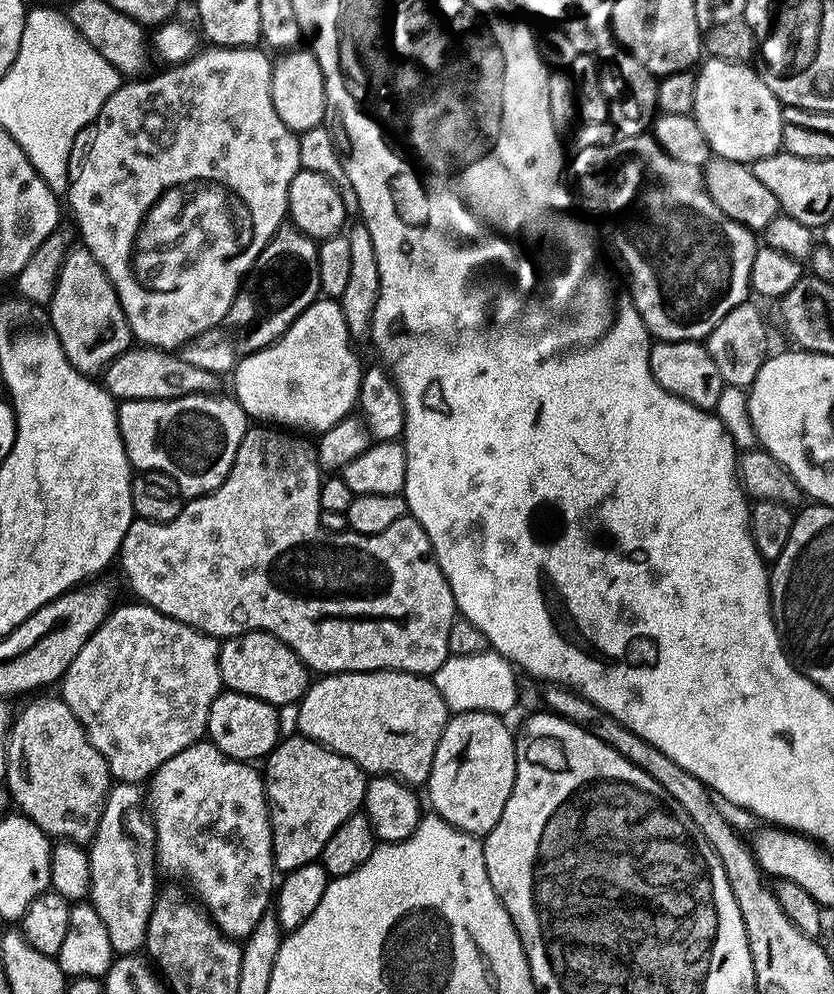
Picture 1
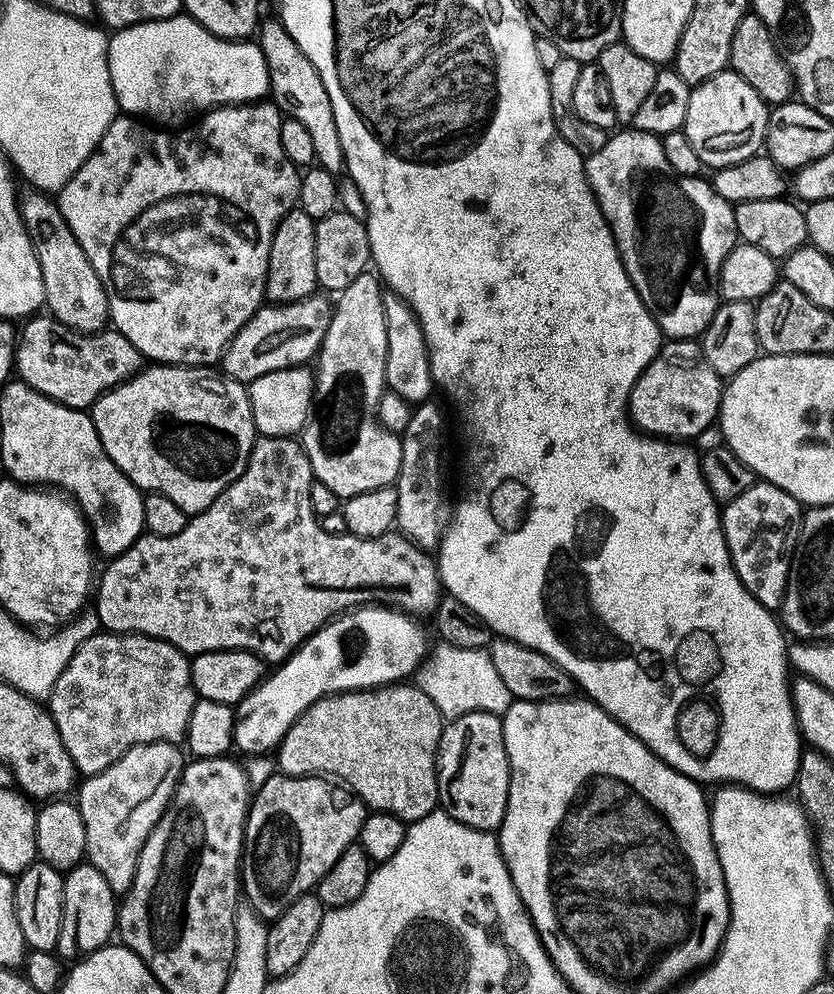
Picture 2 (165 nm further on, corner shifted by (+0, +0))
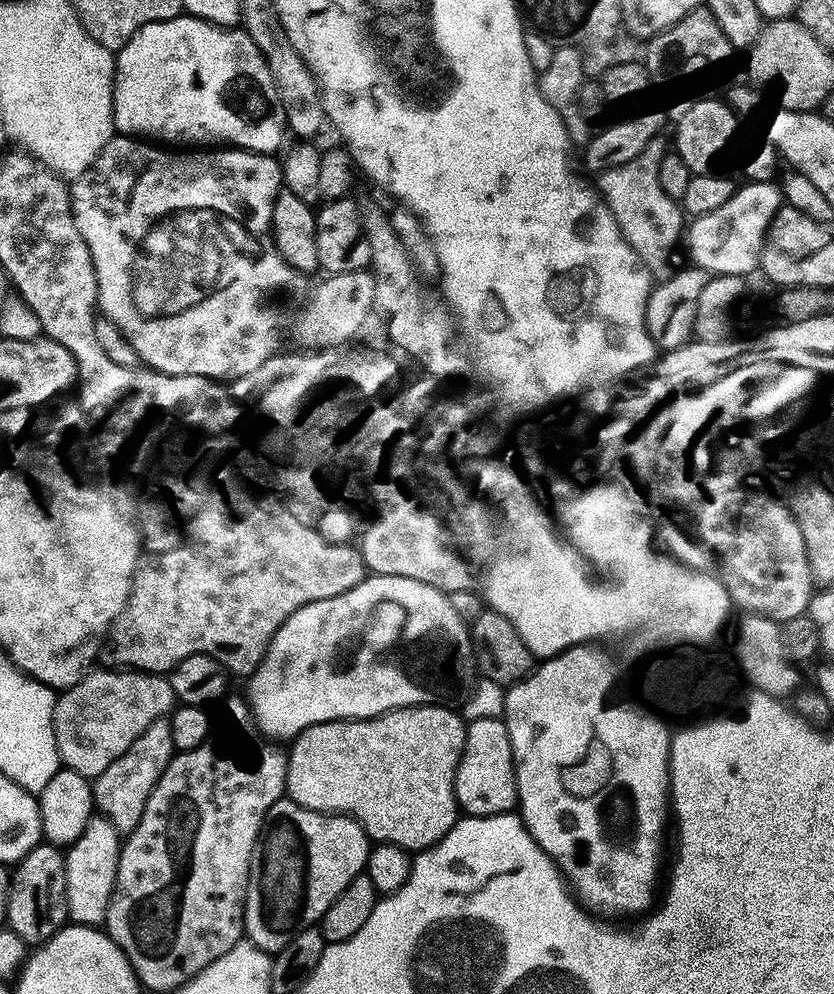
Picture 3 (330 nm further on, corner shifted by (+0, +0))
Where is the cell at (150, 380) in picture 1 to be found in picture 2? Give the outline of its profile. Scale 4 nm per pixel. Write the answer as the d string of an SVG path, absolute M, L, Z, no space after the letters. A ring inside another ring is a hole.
M48 314L33 315L25 324L28 325L24 329L22 327L19 329L16 341L15 375L23 383L29 384L34 391L68 408L91 409L92 404L102 393L125 384L130 377L136 376L145 367L146 361L141 352L118 331L105 330L95 334L76 332L73 328L59 324Z

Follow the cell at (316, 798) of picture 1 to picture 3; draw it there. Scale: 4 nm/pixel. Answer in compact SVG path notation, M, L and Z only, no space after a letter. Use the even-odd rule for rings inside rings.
M282 798L264 812L264 821L250 854L248 885L244 899L244 936L256 948L277 954L292 939L307 928L319 925L326 910L342 894L342 890L364 872L368 861L370 841L364 827L350 816L315 812Z

